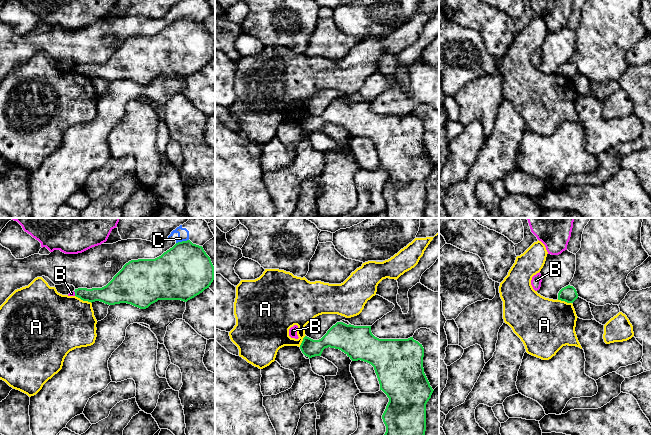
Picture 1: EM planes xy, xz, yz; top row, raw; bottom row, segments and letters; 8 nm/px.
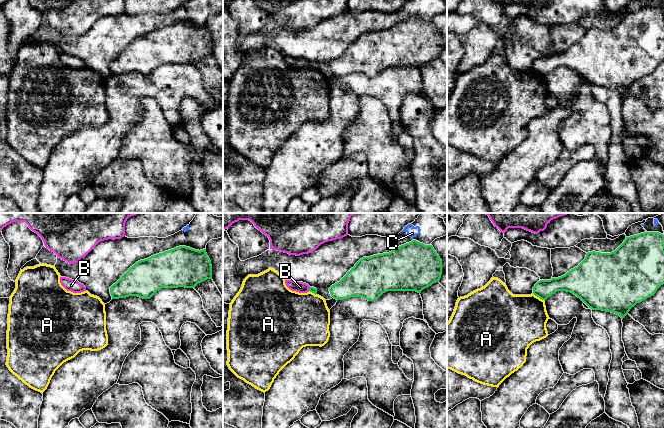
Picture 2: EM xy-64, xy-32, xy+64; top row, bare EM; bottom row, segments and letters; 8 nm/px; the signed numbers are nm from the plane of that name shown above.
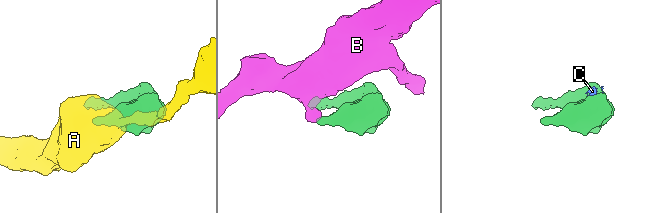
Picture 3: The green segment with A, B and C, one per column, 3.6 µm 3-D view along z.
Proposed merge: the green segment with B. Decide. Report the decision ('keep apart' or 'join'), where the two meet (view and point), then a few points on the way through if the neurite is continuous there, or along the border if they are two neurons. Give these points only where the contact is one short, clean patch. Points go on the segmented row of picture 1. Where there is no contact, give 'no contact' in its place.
keep apart; meets green in xy at (75, 293); border along xy (73, 291), (75, 295)

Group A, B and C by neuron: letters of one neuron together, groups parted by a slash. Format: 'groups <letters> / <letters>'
groups A / B / C

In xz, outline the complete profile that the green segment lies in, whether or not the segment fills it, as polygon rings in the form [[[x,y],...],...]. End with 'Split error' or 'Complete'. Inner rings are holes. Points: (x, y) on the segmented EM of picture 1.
[[[337,322],[321,339],[313,340],[305,336],[300,345],[302,353],[309,359],[315,356],[321,356],[323,350],[328,347],[341,350],[352,361],[361,360],[374,367],[380,384],[380,390],[389,398],[389,402],[382,415],[383,422],[386,426],[384,435],[425,435],[426,404],[431,398],[434,390],[430,386],[424,373],[424,348],[422,344],[414,340],[413,337],[408,339],[379,339],[372,334],[371,326],[354,326],[351,324],[347,325],[343,322]]]. Complete

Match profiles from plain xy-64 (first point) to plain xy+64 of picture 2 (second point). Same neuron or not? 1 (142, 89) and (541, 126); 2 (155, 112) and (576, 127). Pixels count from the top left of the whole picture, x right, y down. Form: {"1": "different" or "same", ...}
{"1": "same", "2": "same"}

